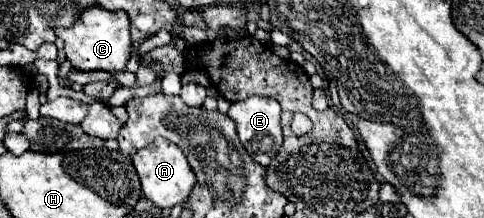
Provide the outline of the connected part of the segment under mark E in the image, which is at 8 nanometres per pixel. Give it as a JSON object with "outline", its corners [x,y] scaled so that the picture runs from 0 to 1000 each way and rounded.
{"outline":[[[514,445],[506,463],[481,472],[469,528],[486,555],[494,647],[502,656],[510,702],[523,720],[523,739],[552,766],[560,748],[564,711],[572,711],[572,693],[581,683],[581,656],[585,656],[581,482],[568,454],[556,454],[556,445]]]}

